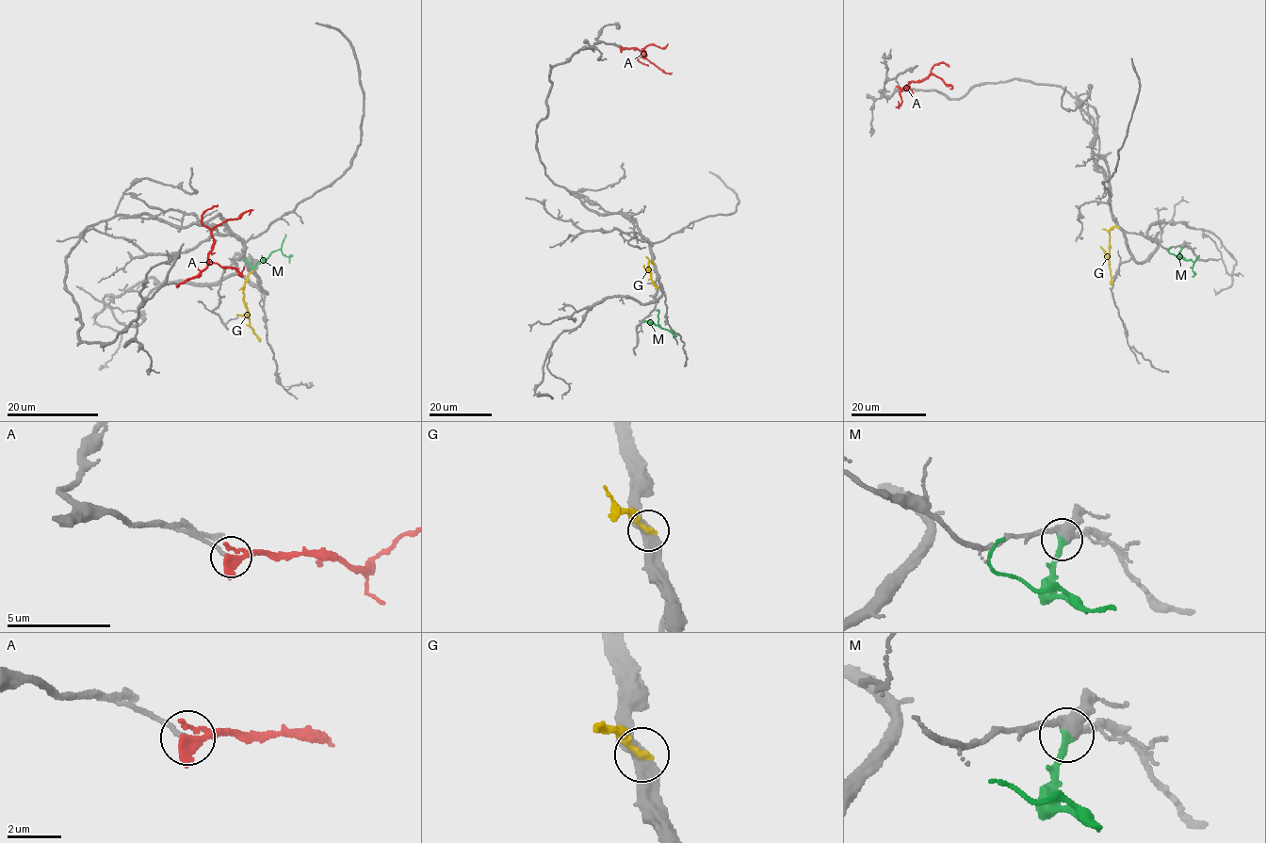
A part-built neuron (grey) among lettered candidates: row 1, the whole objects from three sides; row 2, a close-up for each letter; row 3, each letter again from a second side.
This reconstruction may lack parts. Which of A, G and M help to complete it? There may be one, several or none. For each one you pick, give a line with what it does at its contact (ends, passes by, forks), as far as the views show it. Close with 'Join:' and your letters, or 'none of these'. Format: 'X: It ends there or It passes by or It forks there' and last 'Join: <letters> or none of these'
Join: none of these

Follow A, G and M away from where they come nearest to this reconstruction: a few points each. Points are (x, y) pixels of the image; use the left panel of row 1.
A: (177, 284), (197, 277), (206, 267), (214, 240), (212, 230), (252, 209)
G: (251, 271), (243, 284), (243, 303), (249, 327), (260, 340)
M: (243, 259), (256, 266), (278, 250), (286, 256), (290, 255), (288, 262)

